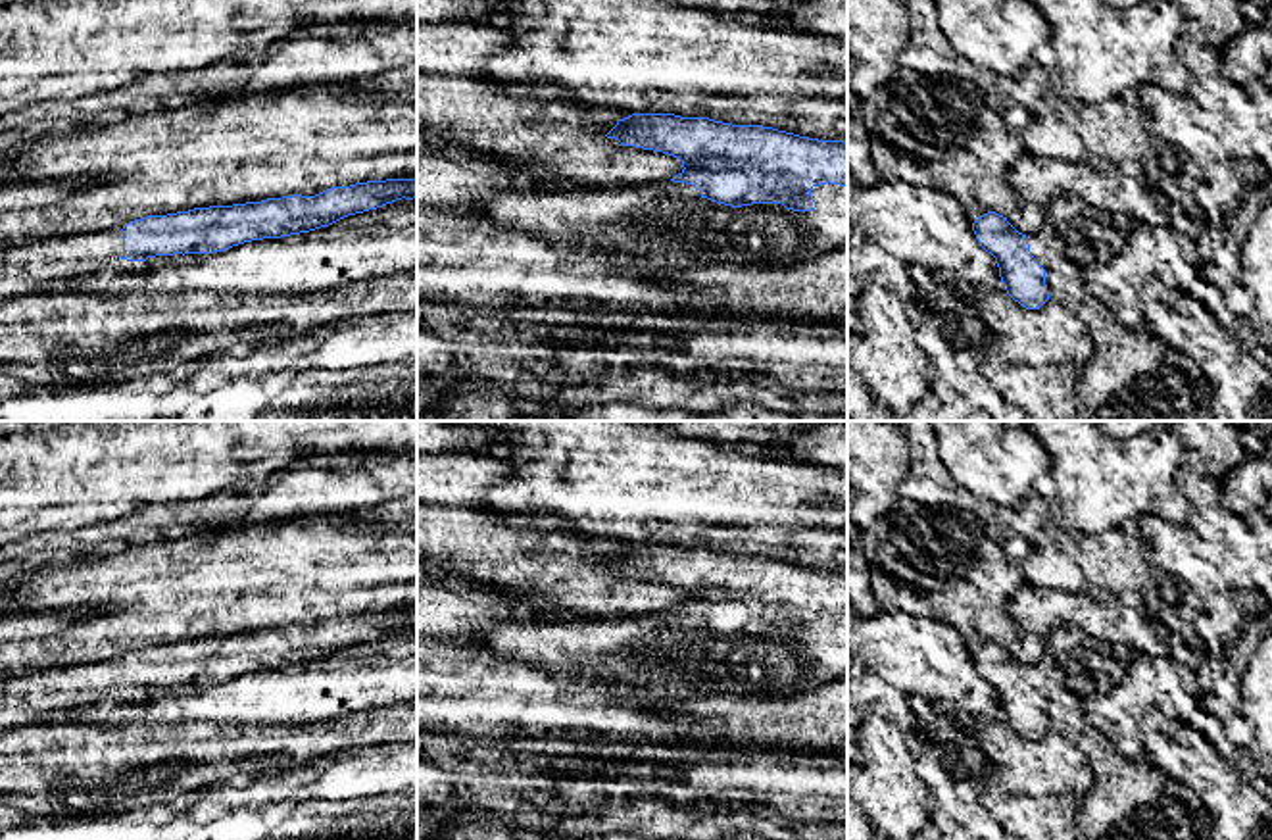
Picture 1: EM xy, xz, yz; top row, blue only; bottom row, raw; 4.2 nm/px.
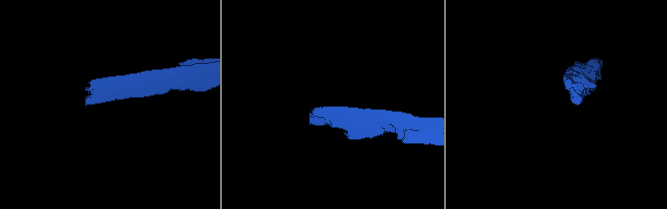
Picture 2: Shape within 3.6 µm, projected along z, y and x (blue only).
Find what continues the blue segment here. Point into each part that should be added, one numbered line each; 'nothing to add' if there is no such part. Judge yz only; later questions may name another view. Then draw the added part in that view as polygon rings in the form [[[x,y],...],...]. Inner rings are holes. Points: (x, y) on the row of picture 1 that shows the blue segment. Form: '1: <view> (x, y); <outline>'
1: yz (1075, 229); [[[1057,198],[1045,206],[1041,231],[1026,238],[1043,269],[1055,256],[1074,261],[1080,269],[1107,263],[1126,246],[1126,236],[1103,213],[1078,198]]]

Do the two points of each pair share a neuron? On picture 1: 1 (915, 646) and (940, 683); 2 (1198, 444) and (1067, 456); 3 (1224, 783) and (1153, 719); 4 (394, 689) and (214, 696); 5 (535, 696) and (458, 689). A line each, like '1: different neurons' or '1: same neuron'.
1: same neuron
2: different neurons
3: same neuron
4: same neuron
5: same neuron

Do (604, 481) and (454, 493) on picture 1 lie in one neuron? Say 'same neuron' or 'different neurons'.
different neurons

